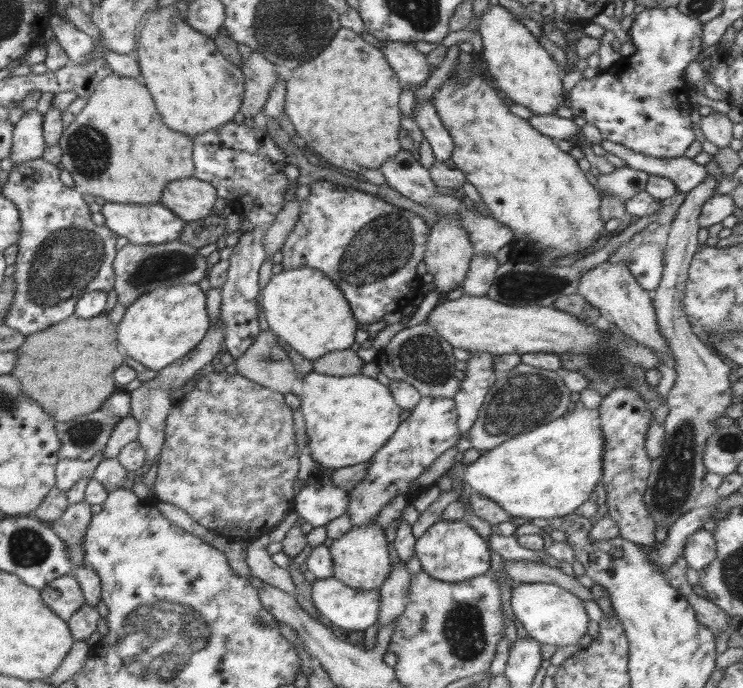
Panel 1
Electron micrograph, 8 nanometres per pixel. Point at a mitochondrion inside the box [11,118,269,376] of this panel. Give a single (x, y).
(68, 258)

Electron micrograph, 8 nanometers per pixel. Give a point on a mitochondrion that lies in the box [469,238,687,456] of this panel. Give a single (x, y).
(526, 397)

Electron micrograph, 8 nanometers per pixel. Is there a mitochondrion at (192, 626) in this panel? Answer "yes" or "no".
yes

